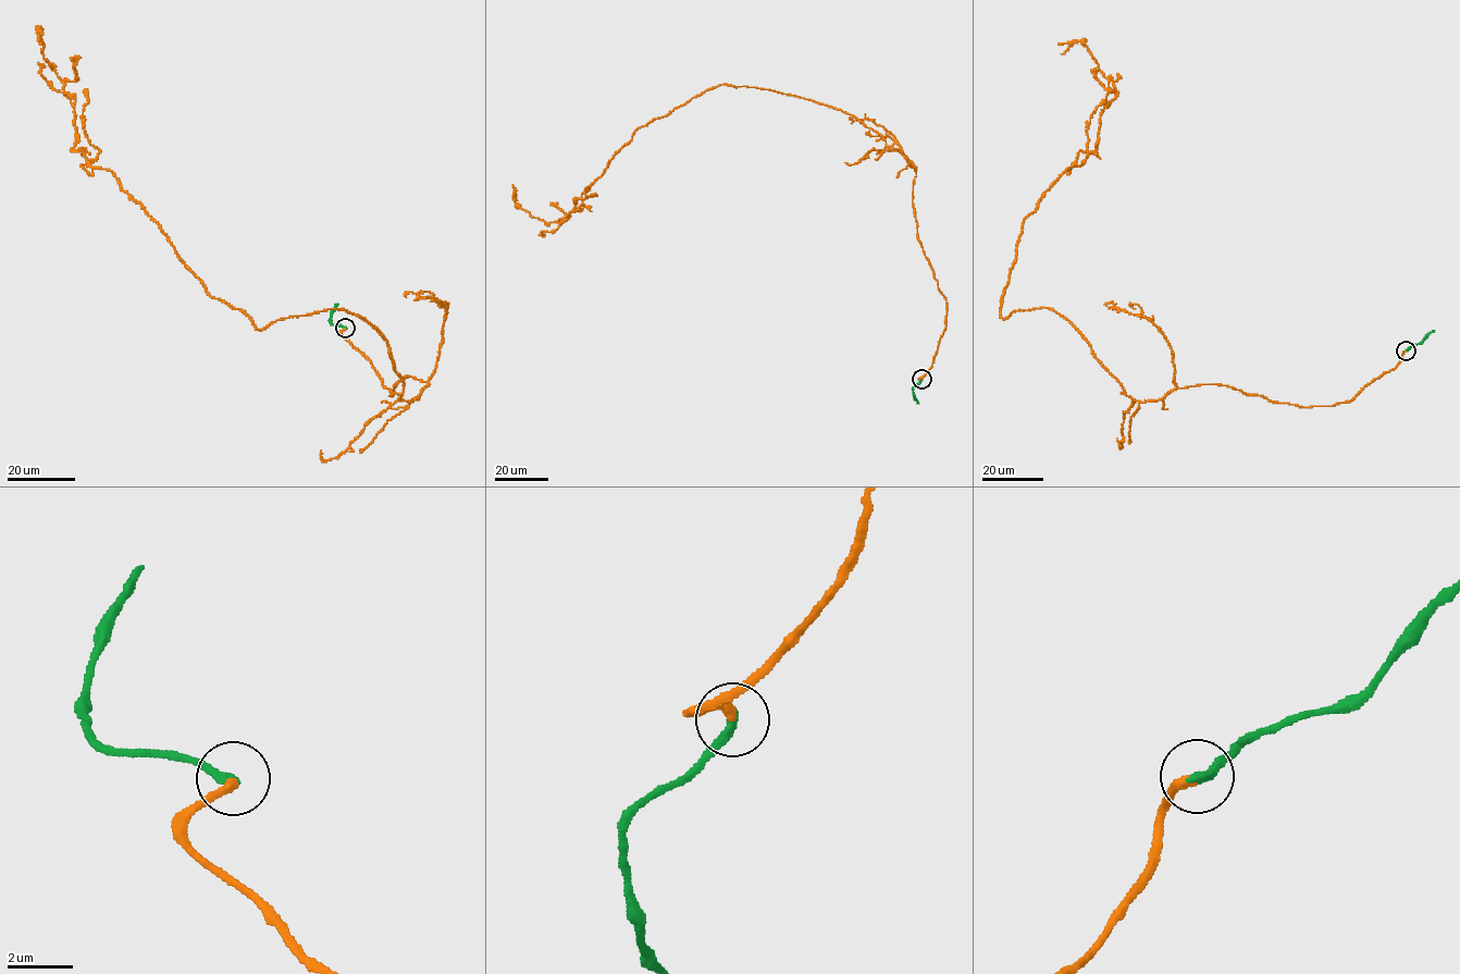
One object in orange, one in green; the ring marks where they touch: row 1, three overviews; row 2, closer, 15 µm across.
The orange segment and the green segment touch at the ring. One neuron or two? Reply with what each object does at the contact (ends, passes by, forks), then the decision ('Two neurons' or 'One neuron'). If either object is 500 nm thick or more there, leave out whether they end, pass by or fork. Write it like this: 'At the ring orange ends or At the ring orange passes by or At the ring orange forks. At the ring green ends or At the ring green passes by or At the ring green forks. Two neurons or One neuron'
At the ring orange ends. At the ring green ends. One neuron

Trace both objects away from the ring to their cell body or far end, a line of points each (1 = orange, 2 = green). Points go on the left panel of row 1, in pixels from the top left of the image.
1: (345, 328), (391, 395), (429, 382), (418, 397), (356, 315), (256, 329), (209, 294), (71, 150), (40, 45)
2: (345, 328), (329, 321), (337, 304)

